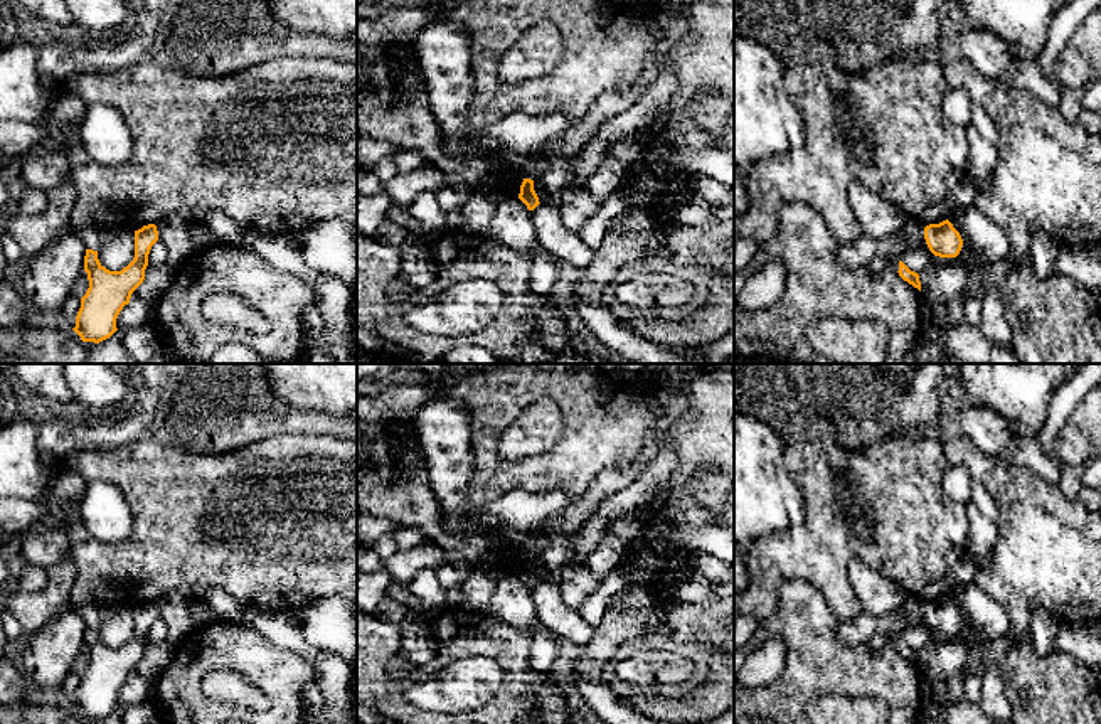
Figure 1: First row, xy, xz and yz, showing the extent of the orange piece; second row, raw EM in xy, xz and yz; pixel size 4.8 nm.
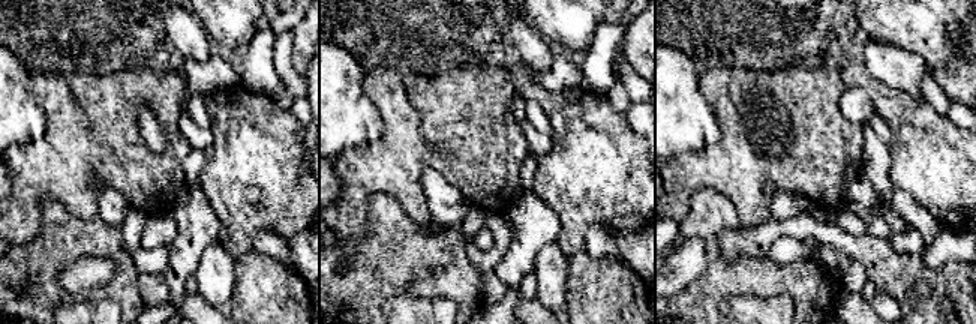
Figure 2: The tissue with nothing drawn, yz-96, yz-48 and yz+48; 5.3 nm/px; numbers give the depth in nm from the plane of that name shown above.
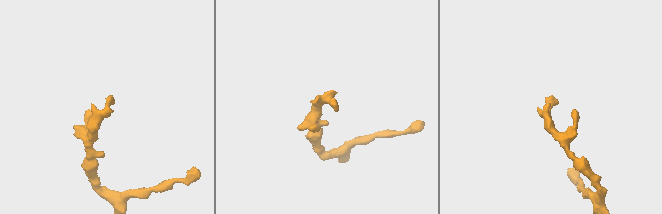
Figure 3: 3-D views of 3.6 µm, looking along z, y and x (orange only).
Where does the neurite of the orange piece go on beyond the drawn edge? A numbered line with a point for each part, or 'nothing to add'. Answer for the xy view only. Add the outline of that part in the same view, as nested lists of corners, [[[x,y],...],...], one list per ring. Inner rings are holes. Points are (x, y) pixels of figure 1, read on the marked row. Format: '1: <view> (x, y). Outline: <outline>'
nothing to add

